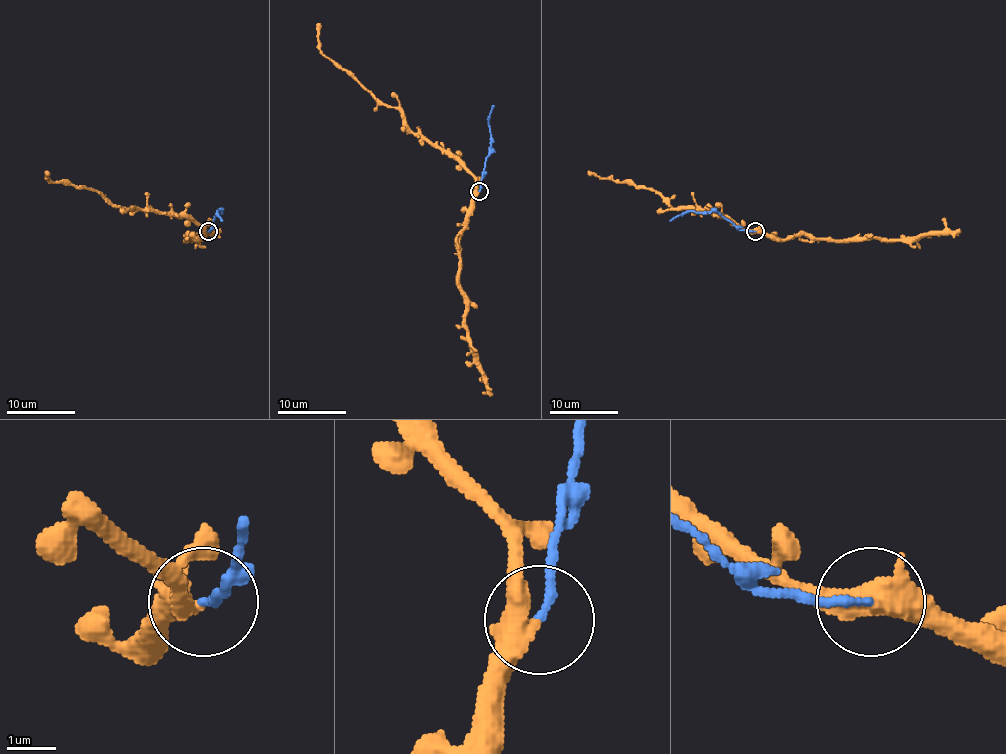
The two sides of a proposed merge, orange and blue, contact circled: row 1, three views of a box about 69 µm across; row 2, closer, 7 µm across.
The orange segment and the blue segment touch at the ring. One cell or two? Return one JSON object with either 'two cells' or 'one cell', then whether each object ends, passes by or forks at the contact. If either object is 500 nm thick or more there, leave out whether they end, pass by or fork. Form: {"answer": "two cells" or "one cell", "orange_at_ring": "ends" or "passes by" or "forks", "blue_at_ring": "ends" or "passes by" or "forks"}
{"answer": "two cells", "orange_at_ring": "passes by", "blue_at_ring": "ends"}

